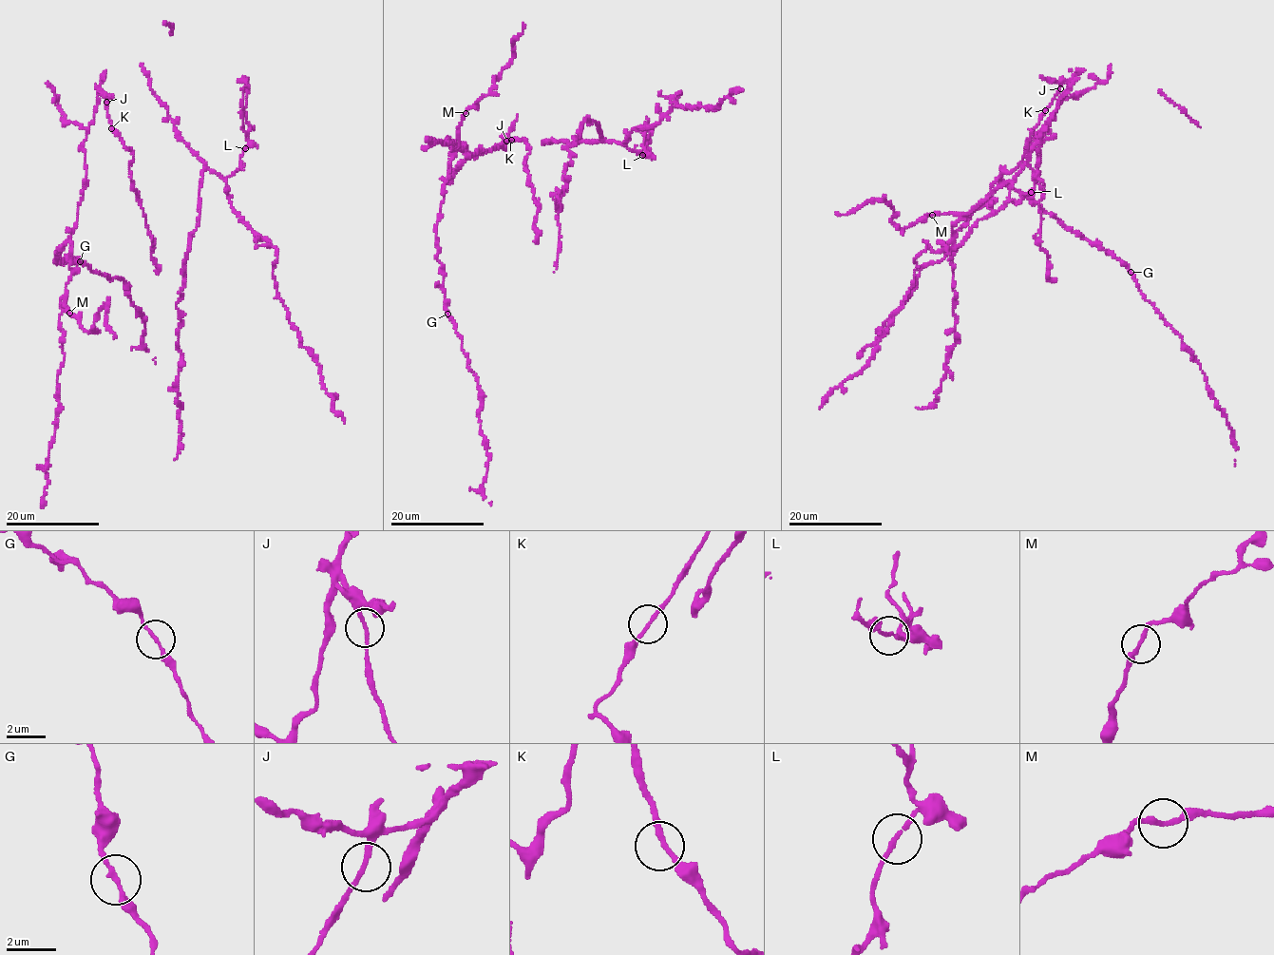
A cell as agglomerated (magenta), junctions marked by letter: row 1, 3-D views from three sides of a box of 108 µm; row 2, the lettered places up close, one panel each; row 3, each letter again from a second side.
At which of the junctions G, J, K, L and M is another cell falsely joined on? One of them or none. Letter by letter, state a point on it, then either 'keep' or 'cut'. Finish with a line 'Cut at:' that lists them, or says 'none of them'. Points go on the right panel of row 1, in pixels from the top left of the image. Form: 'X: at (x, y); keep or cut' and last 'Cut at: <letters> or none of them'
G: at (1131, 272); keep
J: at (1060, 88); keep
K: at (1045, 110); keep
L: at (1031, 192); keep
M: at (932, 215); keep
Cut at: none of them

